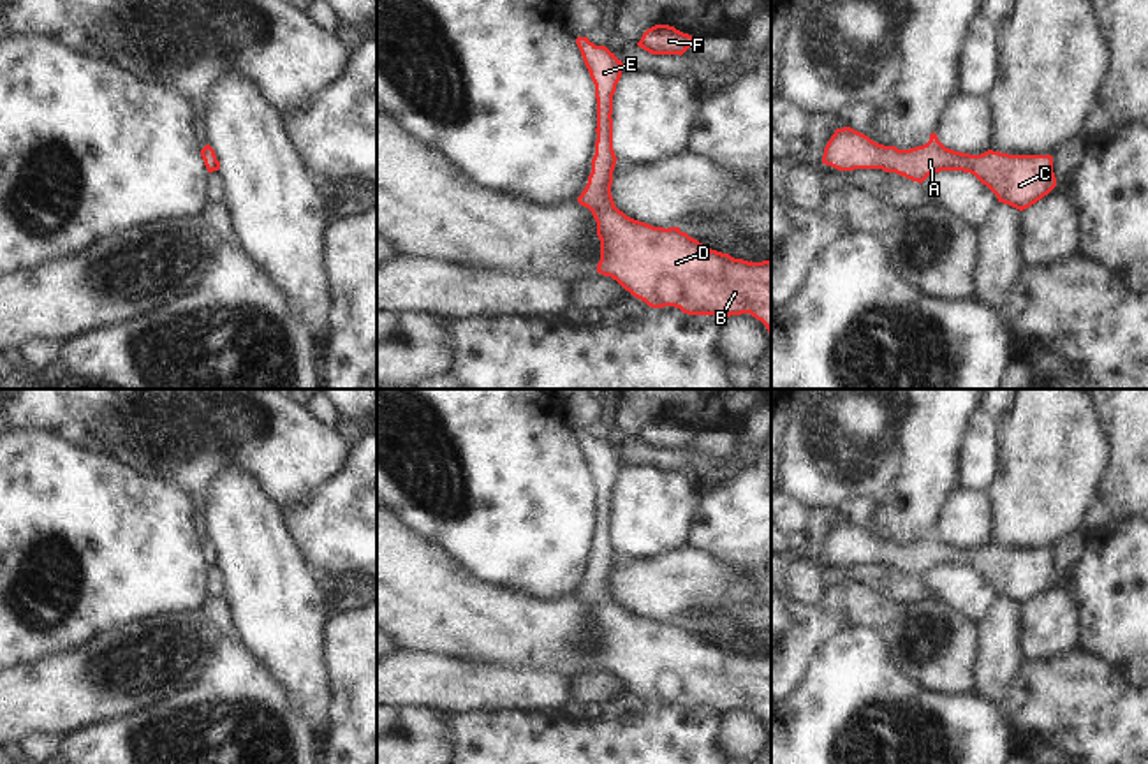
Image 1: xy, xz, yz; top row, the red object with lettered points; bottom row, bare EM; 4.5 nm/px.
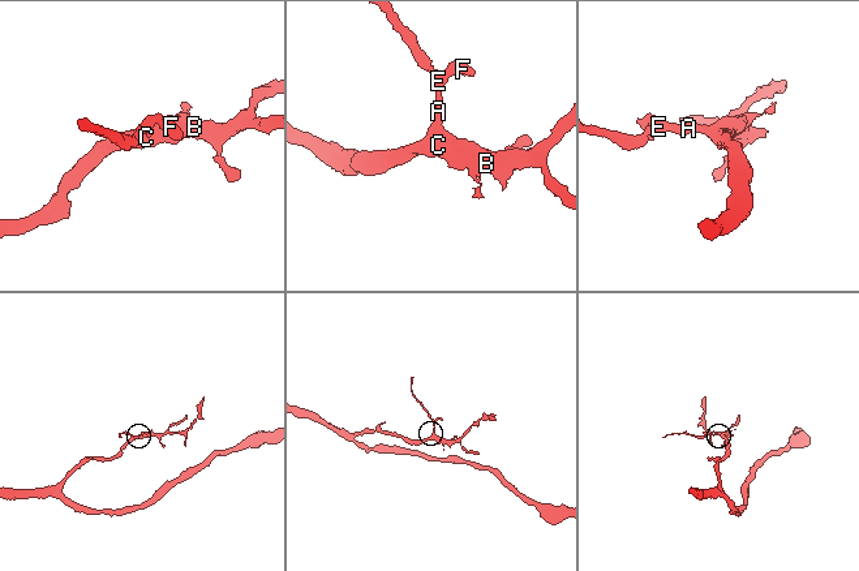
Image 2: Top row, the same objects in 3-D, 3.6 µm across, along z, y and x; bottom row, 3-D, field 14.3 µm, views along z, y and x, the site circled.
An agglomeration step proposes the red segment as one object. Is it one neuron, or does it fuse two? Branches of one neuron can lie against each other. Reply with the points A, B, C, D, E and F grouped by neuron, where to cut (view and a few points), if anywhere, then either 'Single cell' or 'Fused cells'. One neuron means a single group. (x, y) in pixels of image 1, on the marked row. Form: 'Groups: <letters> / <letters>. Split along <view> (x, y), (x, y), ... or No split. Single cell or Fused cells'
Groups: A B C D E F. No split. Single cell.

